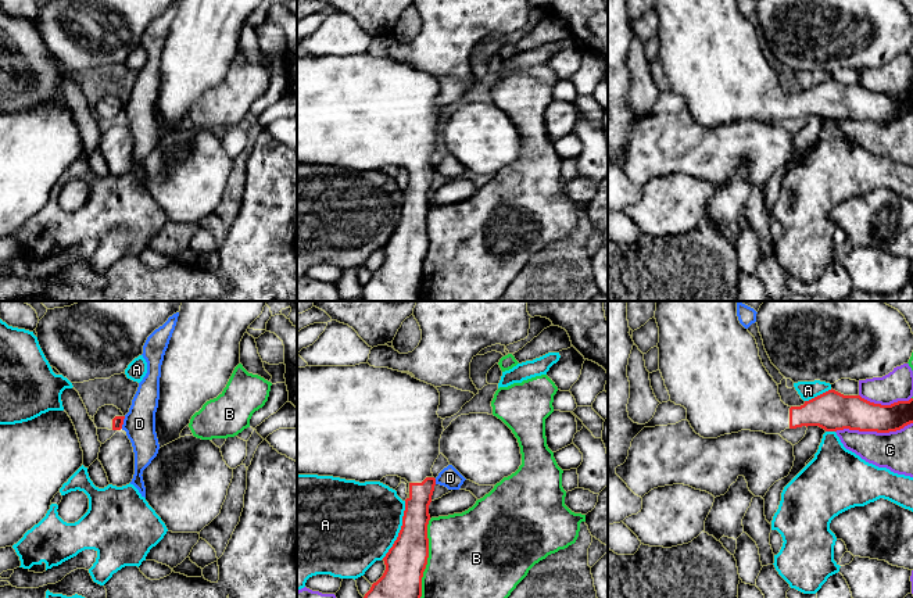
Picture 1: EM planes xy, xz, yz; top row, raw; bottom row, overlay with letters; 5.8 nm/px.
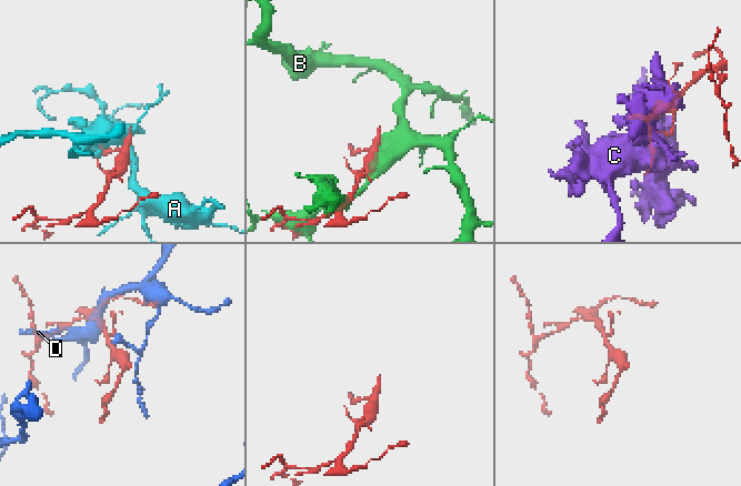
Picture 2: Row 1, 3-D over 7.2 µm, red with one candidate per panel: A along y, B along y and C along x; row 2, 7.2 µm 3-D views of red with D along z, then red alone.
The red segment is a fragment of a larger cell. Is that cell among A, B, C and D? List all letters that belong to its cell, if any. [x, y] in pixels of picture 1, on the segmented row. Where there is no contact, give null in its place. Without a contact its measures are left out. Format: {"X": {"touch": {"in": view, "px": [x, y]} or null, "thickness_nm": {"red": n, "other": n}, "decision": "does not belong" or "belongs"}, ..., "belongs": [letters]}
{"A": {"touch": {"in": "xz", "px": [400, 530]}, "thickness_nm": {"red": 240, "other": 460}, "decision": "does not belong"}, "B": {"touch": {"in": "xz", "px": [428, 557]}, "thickness_nm": {"red": 240, "other": 500}, "decision": "does not belong"}, "C": {"touch": {"in": "yz", "px": [873, 430]}, "thickness_nm": {"red": 220, "other": 220}, "decision": "does not belong"}, "D": {"touch": {"in": "xy", "px": [122, 422]}, "thickness_nm": {"red": 60, "other": 190}, "decision": "does not belong"}, "belongs": []}

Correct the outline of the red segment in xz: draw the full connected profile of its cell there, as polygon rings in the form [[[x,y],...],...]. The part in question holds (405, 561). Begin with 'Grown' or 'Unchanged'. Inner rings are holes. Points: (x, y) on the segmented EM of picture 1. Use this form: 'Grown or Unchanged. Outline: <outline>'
Grown. Outline: [[[368,362],[355,366],[297,368],[297,475],[333,476],[359,483],[398,476],[409,483],[401,530],[383,558],[386,570],[364,598],[422,597],[422,577],[429,558],[429,505],[436,486],[432,468],[440,455],[444,432],[444,419],[437,415],[438,405],[440,393],[434,386],[408,373],[370,366]]]

